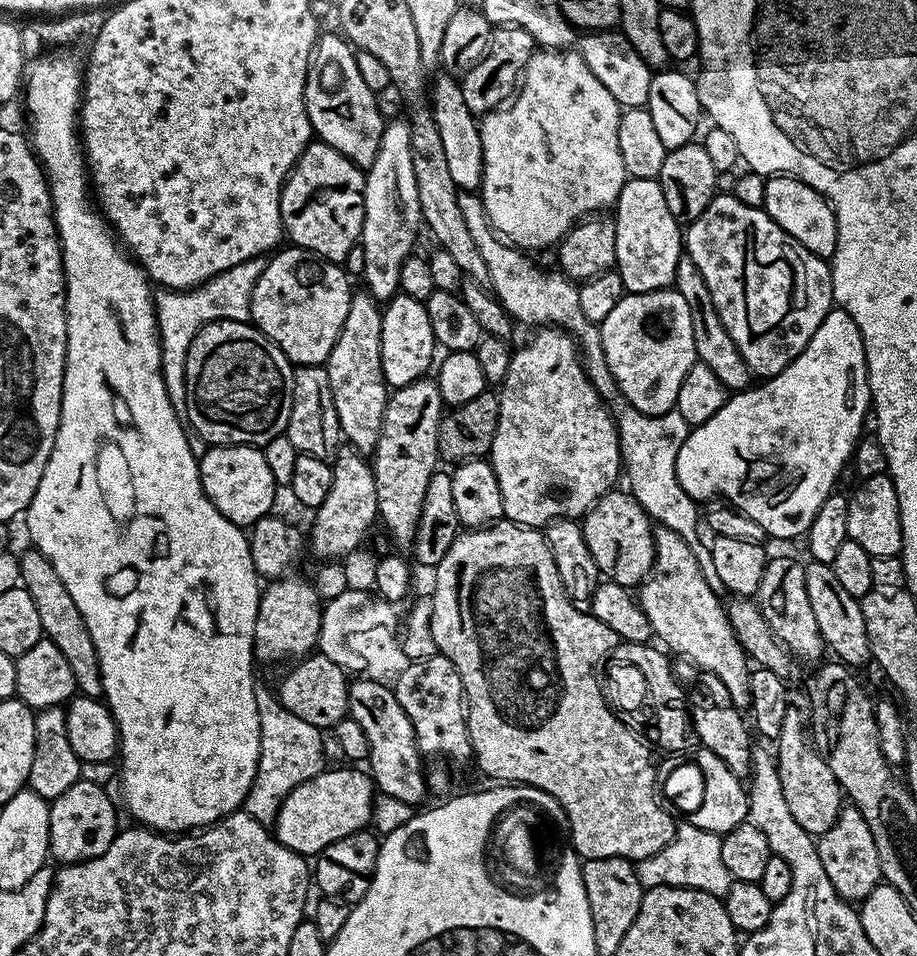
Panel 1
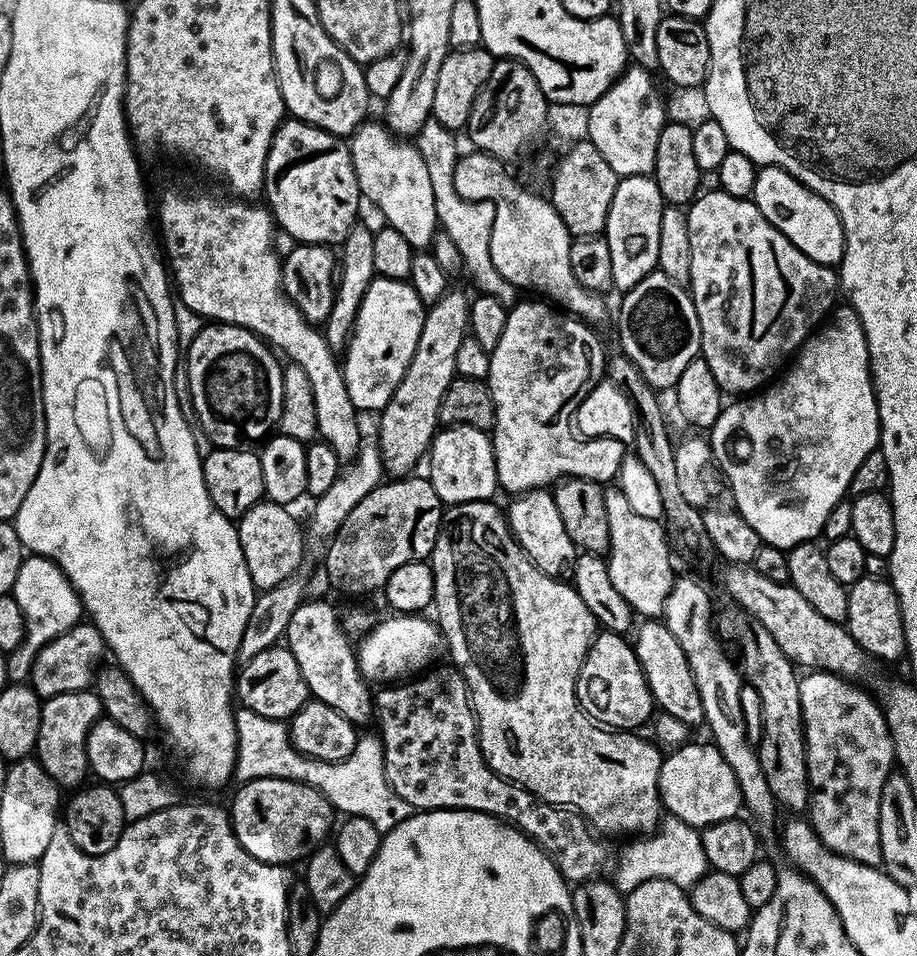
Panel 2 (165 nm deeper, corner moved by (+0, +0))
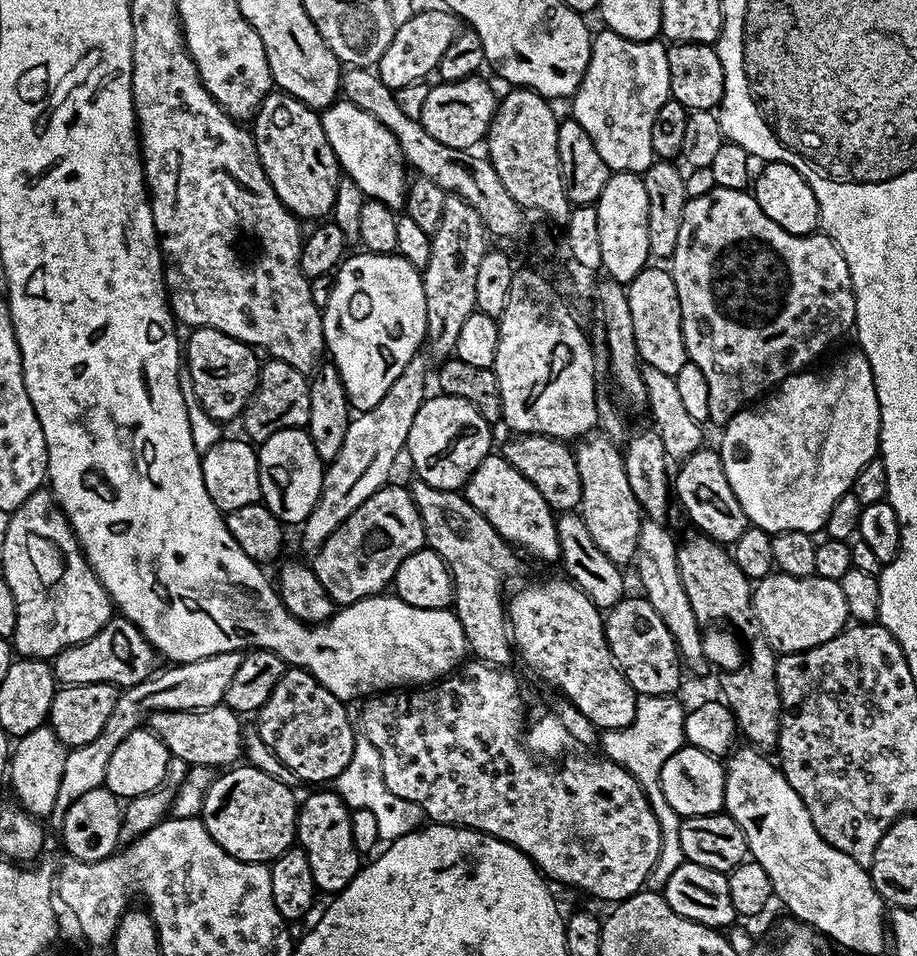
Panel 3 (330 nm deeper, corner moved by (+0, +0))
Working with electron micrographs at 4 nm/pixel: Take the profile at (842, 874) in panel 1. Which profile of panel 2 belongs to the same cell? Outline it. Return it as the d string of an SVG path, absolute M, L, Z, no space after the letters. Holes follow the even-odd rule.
M805 671L800 676L798 698L802 698L806 764L812 787L812 799L806 812L816 837L835 856L845 856L856 864L877 867L882 861L882 846L878 838L878 806L882 802L882 786L896 764L894 742L884 711L867 687L833 672Z

